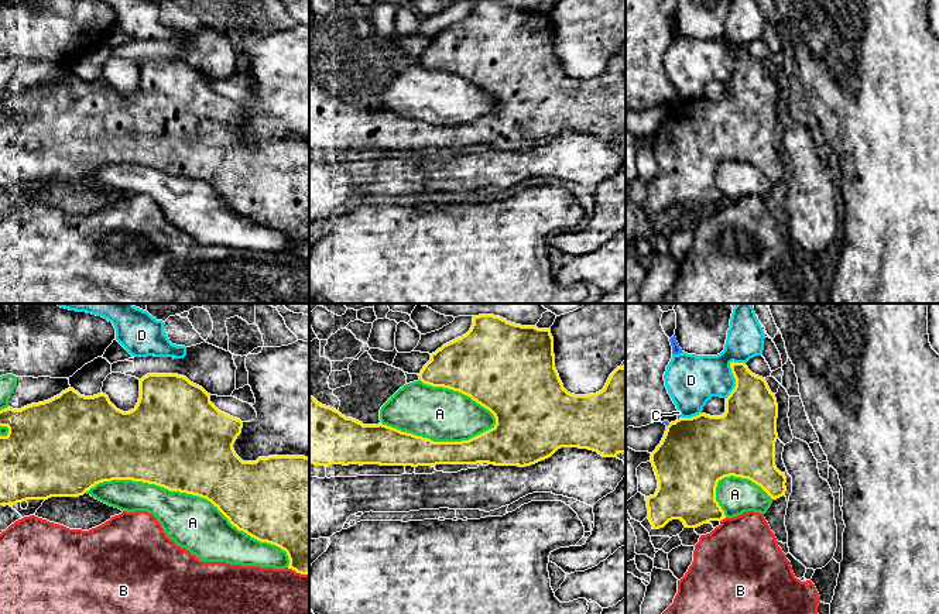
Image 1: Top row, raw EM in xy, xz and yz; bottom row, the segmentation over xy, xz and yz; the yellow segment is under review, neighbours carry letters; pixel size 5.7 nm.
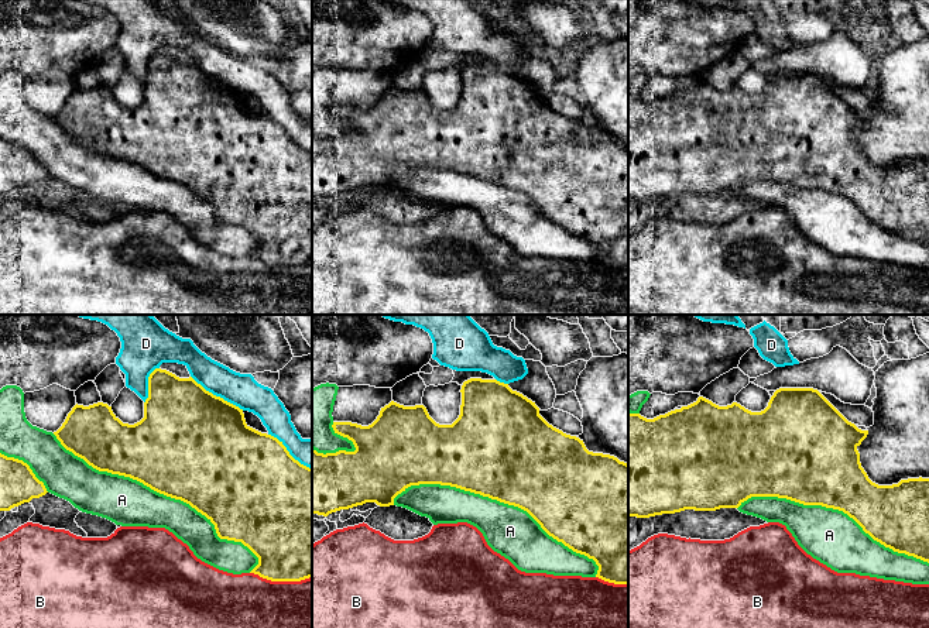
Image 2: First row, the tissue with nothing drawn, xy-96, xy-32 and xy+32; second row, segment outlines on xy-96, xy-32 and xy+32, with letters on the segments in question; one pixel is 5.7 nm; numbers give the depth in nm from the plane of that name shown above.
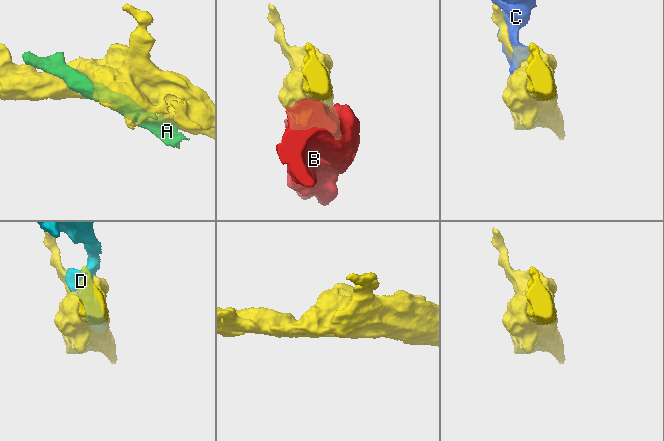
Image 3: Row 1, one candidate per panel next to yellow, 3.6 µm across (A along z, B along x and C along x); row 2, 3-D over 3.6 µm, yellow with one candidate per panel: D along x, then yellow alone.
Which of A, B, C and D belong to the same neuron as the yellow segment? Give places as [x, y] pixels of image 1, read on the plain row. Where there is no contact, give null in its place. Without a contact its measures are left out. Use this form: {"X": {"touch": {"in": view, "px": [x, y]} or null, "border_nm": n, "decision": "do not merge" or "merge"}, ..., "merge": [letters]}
{"A": {"touch": {"in": "xy", "px": [192, 178]}, "border_nm": 1250, "decision": "do not merge"}, "B": {"touch": {"in": "yz", "px": [722, 202]}, "border_nm": 40, "decision": "do not merge"}, "C": {"touch": {"in": "yz", "px": [679, 102]}, "border_nm": 30, "decision": "do not merge"}, "D": {"touch": {"in": "yz", "px": [733, 58]}, "border_nm": 240, "decision": "do not merge"}, "merge": []}

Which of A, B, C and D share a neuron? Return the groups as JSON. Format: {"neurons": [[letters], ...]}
{"neurons": [["A"], ["B"], ["C"], ["D"]]}

